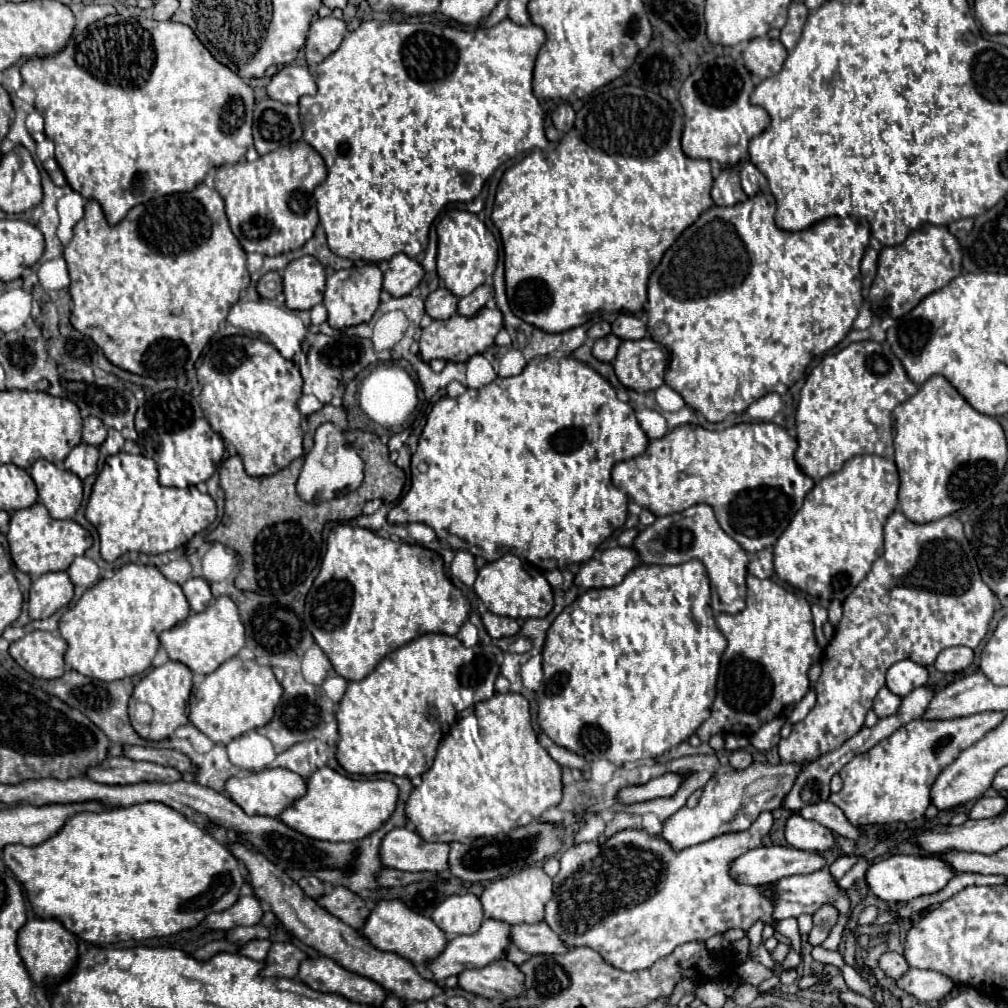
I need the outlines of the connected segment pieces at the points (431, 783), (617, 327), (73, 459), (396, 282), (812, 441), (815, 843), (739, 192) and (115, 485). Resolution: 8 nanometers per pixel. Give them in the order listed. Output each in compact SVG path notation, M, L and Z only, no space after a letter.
M497 692L491 700L477 702L460 713L457 724L437 750L435 764L423 774L423 782L413 788L405 810L417 834L427 842L473 842L501 832L507 834L509 830L533 822L547 808L557 806L563 798L561 778L563 766L549 756L531 728L527 698L515 692Z
M619 314L611 326L613 326L613 334L619 336L621 340L639 340L647 336L645 322L633 314Z
M81 442L67 454L65 468L77 474L81 480L85 480L89 474L97 470L97 460L99 460L99 448L87 442Z
M395 254L389 260L389 270L385 272L383 288L391 296L407 296L415 286L419 286L425 270L423 266L409 258L407 254Z
M855 342L847 348L827 354L807 376L805 386L801 390L801 400L797 406L797 442L799 448L795 452L797 464L805 474L809 474L815 482L821 478L841 470L841 466L857 456L857 454L877 454L887 460L893 458L893 424L891 410L909 400L919 388L909 380L901 360L891 352L887 344L879 342Z
M793 812L785 824L785 840L793 848L813 848L825 852L833 846L833 834L829 828L815 820L805 820L799 812Z
M721 170L719 178L713 184L711 196L717 206L733 206L733 204L743 202L747 198L747 194L741 188L739 174L733 170Z
M117 452L109 456L99 472L85 510L85 518L97 528L101 556L115 562L125 552L161 554L185 546L195 534L203 532L217 516L215 500L191 488L165 488L157 482L157 466L151 458Z

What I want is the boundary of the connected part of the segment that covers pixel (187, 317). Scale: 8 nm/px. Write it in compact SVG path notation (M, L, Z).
M199 184L191 192L169 194L169 196L161 196L161 198L149 200L145 204L139 204L139 206L131 208L129 214L115 226L111 226L105 220L105 214L101 210L99 202L89 200L87 208L85 208L85 216L73 228L73 238L65 246L65 252L63 252L63 258L65 258L67 268L69 268L69 276L71 276L69 294L71 294L73 304L75 304L73 312L71 312L71 324L73 324L75 330L79 330L81 334L89 336L105 352L109 362L113 362L115 366L119 366L123 370L129 370L133 374L151 376L151 378L177 378L177 376L181 376L187 370L193 368L195 360L201 356L201 350L207 346L209 338L219 330L219 324L227 318L231 306L239 300L241 292L249 286L251 280L249 280L245 256L247 256L245 250L241 248L239 240L235 238L235 234L229 228L229 220L225 216L225 202L223 202L223 198L219 196L219 192L215 188L209 188L205 184Z

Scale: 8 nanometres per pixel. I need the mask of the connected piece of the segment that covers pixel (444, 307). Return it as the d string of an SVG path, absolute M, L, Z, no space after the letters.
M437 288L429 294L425 302L425 310L435 320L447 320L457 312L457 298L447 288Z

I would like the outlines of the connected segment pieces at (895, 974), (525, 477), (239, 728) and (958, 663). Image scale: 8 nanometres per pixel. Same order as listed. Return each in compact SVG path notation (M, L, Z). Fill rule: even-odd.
M885 952L881 956L881 960L879 960L879 966L881 966L881 970L887 976L891 976L895 980L899 980L909 970L909 964L907 964L905 956L903 954L897 954L897 952Z
M565 356L565 358L545 358L541 362L529 362L525 366L525 370L519 376L511 376L511 378L495 378L491 384L479 388L479 390L471 390L467 388L465 394L461 394L459 398L451 398L451 396L443 396L431 410L427 424L423 428L423 434L419 438L419 446L417 452L411 458L411 490L407 492L407 496L403 496L389 512L387 522L389 524L411 524L411 522L423 522L427 526L431 526L437 534L439 540L447 540L449 546L453 550L467 550L473 556L481 556L487 562L493 562L497 558L501 558L503 554L511 552L517 554L521 560L535 564L539 570L549 572L549 570L563 570L569 564L577 564L577 562L587 562L593 552L597 550L597 546L611 536L617 528L621 528L625 524L627 518L627 494L621 492L619 488L613 486L611 482L611 468L615 462L627 460L627 458L635 458L637 454L643 454L647 450L649 438L643 432L643 428L637 422L635 410L627 404L621 402L615 394L615 390L611 388L611 384L593 368L589 368L587 364Z
M253 644L253 649L246 645L237 656L207 674L191 696L189 720L215 744L229 744L233 738L265 726L273 718L275 706L281 700L283 686L273 674L274 666L271 666L269 656L263 654L259 644Z
M953 646L953 648L945 648L937 660L935 660L935 668L939 672L961 672L965 668L969 668L973 664L973 650L967 646Z

